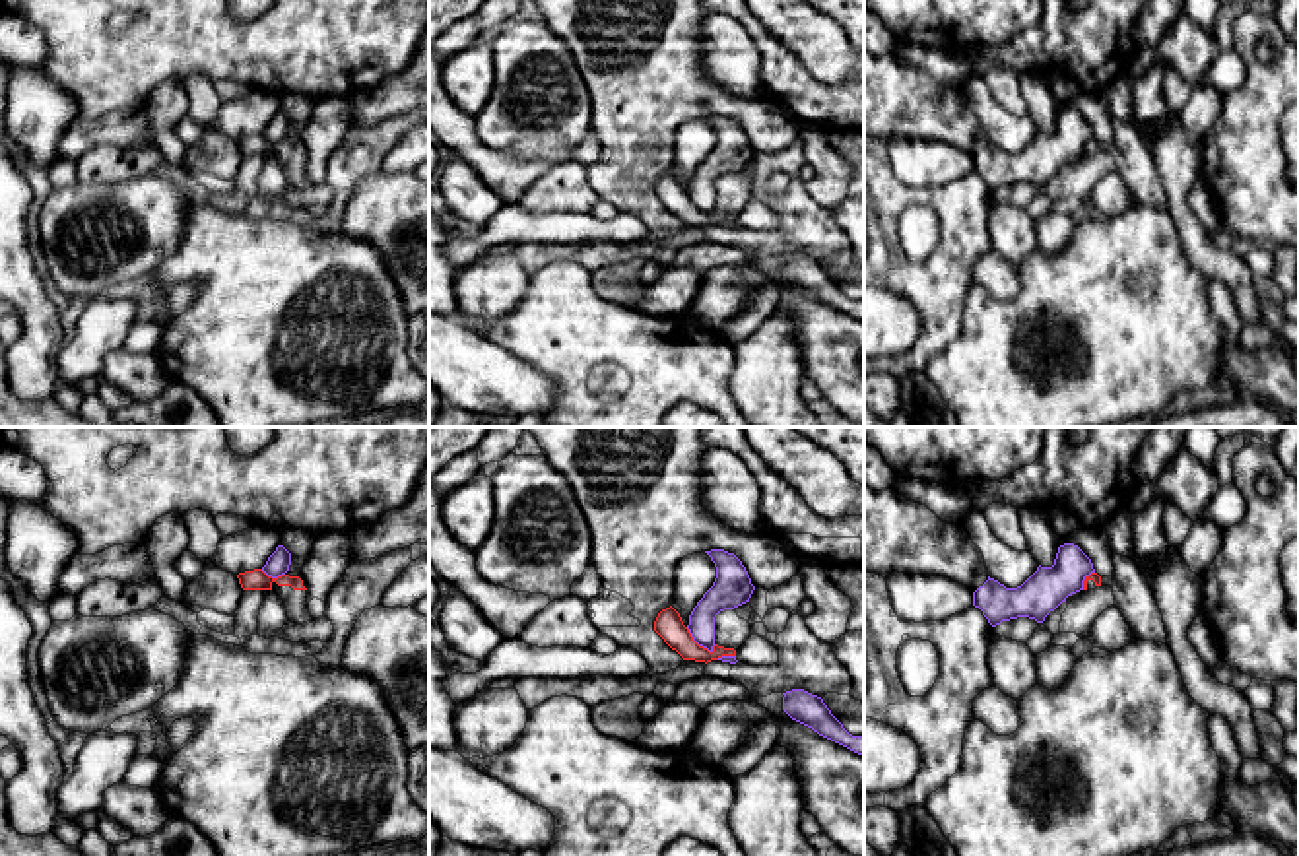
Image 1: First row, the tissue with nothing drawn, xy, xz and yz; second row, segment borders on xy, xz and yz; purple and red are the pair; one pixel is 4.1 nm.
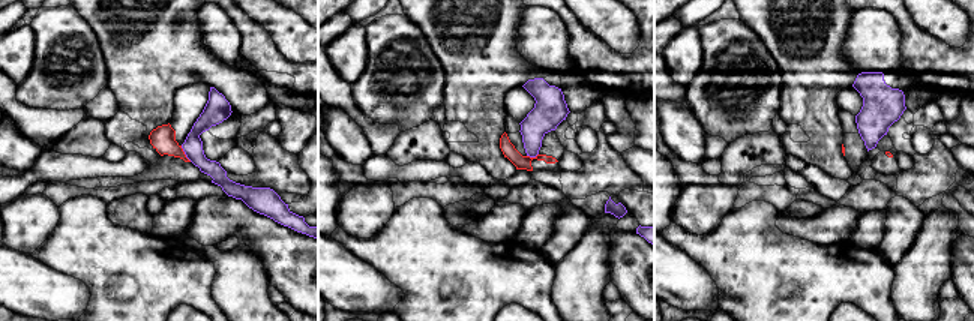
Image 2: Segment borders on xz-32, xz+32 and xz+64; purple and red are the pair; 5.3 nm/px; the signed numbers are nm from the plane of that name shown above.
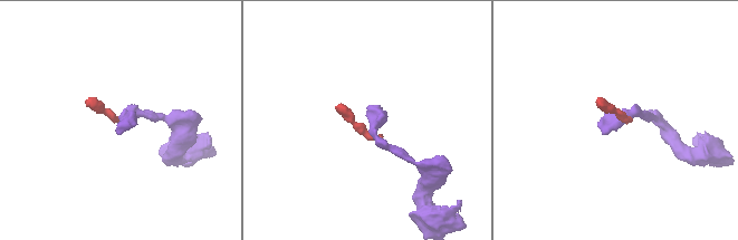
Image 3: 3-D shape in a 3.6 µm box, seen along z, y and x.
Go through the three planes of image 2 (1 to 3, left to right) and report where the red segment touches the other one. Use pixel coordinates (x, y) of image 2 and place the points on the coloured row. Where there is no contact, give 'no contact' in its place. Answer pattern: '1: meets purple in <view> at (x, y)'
1: meets purple in xz-32 at (185, 153)
2: meets purple in xz+32 at (532, 156)
3: no contact

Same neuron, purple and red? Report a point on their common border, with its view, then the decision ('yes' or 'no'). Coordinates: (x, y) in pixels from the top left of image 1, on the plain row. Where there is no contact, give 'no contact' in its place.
meets purple in xz at (698, 208); no

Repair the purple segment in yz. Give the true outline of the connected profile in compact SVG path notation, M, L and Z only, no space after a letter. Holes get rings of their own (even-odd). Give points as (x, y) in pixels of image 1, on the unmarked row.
M1074 109L1058 113L1052 132L1037 136L1017 153L1006 153L990 144L973 157L973 171L992 192L1002 186L1029 182L1043 188L1068 161L1083 155L1083 146L1095 138L1091 124Z

